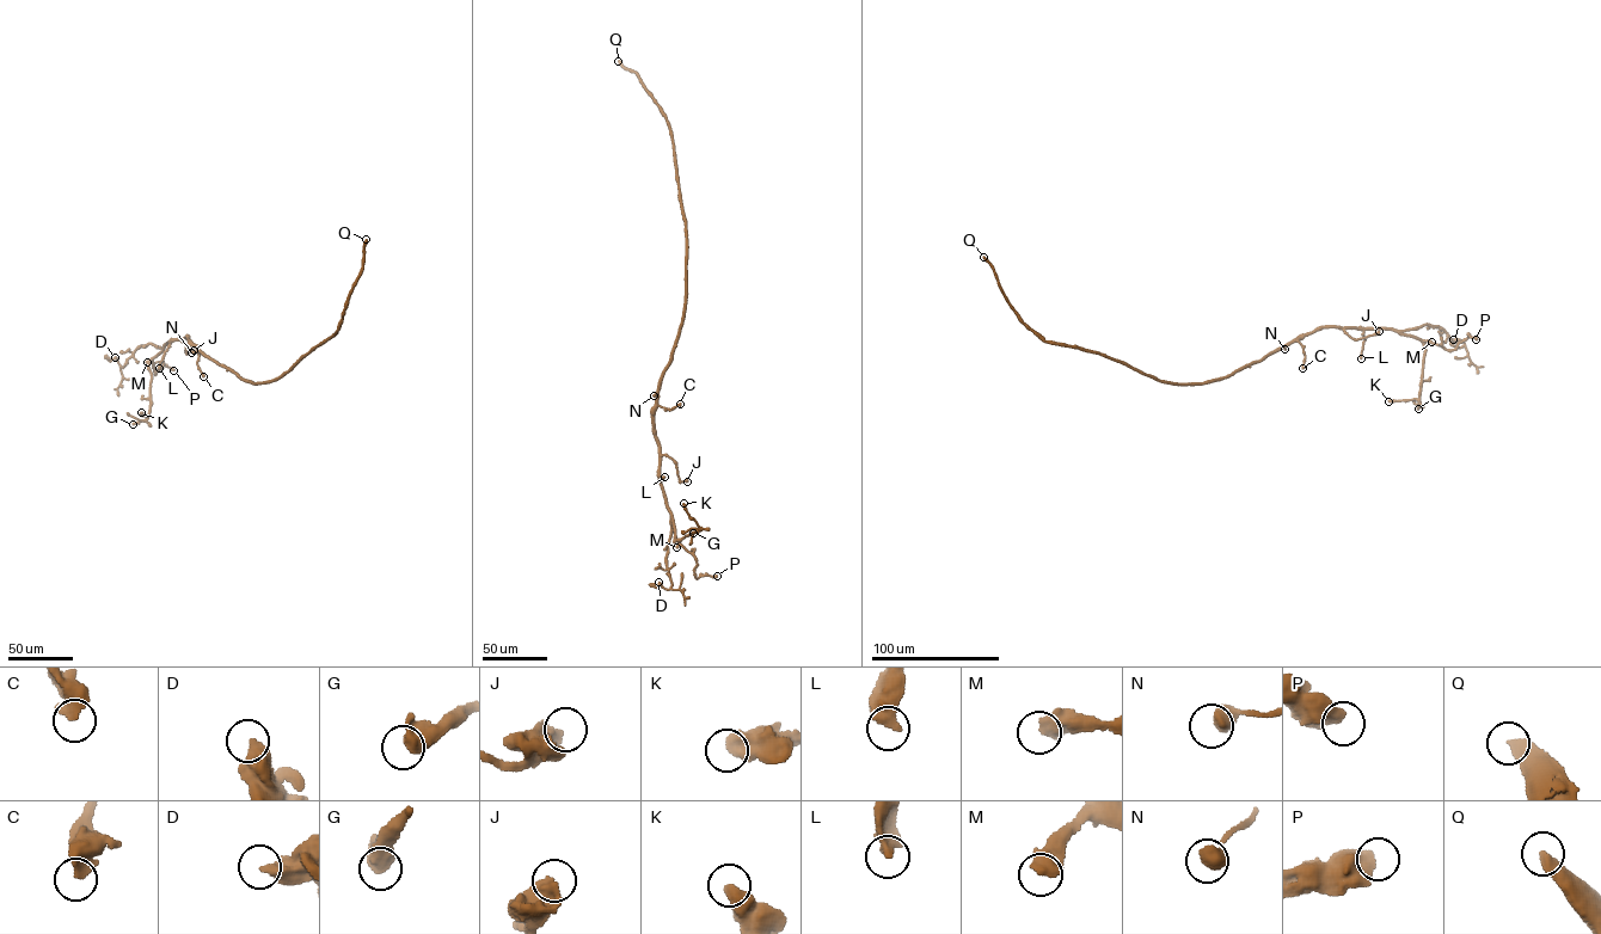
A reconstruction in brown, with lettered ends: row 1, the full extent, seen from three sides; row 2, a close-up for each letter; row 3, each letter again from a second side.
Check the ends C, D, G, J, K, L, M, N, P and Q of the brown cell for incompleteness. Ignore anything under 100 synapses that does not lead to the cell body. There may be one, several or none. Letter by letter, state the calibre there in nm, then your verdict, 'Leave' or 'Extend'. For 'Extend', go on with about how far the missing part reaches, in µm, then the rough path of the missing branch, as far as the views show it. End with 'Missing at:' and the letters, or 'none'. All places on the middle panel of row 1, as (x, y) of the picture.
C: Thickness 480 nm. Leave
D: Thickness 480 nm. Leave
G: Thickness 650 nm. Leave
J: Thickness 480 nm. Leave
K: Thickness 550 nm. Leave
L: Thickness 480 nm. Leave
M: Thickness 600 nm. Leave
N: Thickness 550 nm. Leave
P: Thickness 550 nm. Leave
Q: Thickness 480 nm. Extend. Missing length about 250 µm
Missing at: Q

